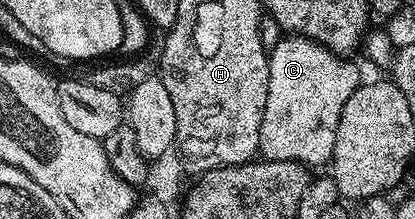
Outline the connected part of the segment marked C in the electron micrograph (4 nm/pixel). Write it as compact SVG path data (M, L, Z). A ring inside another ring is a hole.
M285 35L269 53L269 86L263 123L259 127L259 153L266 161L297 161L303 166L328 166L333 159L336 128L352 93L363 84L363 77L353 59L342 59L325 45L300 35Z

